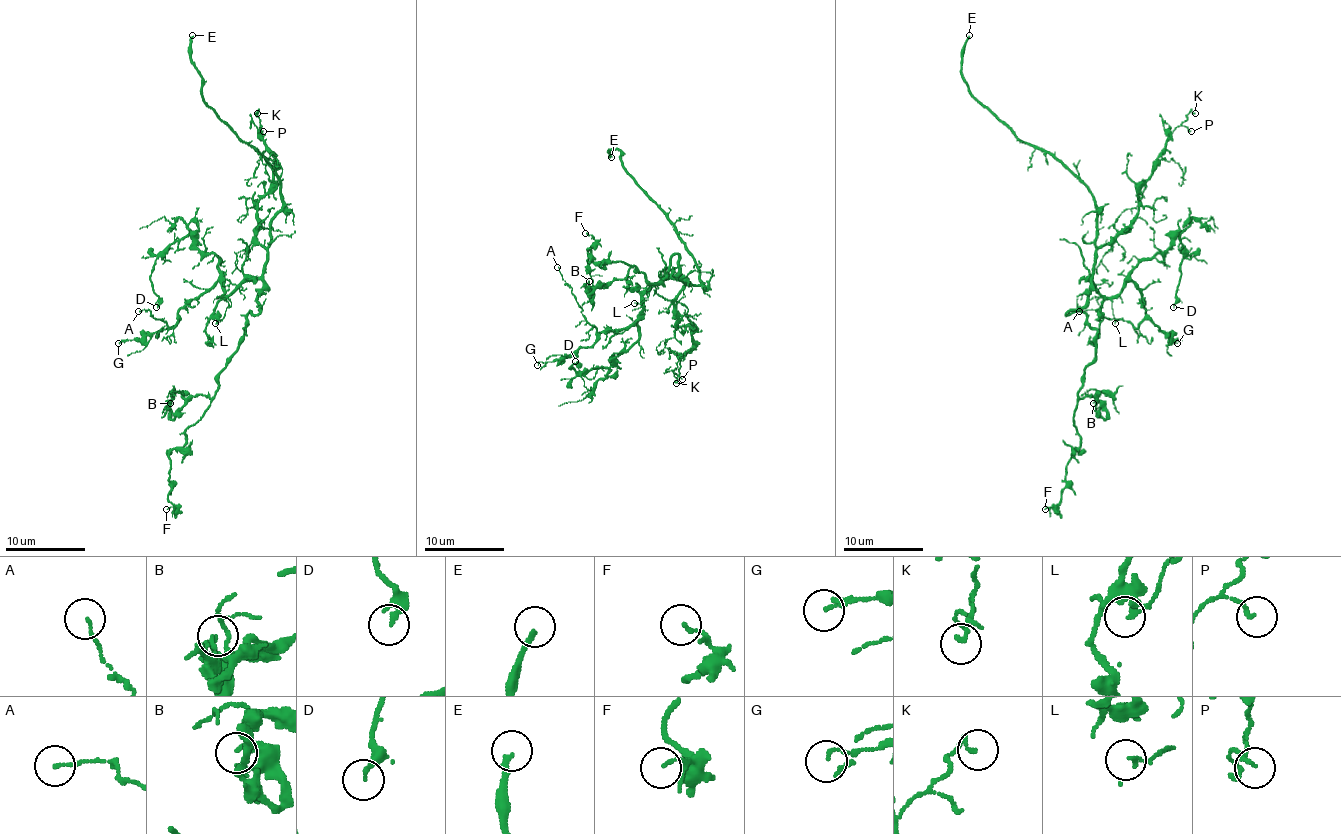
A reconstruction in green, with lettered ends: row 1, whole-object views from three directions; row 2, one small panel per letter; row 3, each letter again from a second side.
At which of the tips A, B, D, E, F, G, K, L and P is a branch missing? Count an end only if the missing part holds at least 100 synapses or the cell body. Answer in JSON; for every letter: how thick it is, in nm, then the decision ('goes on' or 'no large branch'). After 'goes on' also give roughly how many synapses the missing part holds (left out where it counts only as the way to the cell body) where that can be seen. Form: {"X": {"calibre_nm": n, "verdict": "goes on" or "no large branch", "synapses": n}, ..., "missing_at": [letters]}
{"A": {"calibre_nm": 100, "verdict": "no large branch"}, "B": {"calibre_nm": 140, "verdict": "no large branch"}, "D": {"calibre_nm": 200, "verdict": "no large branch"}, "E": {"calibre_nm": 190, "verdict": "goes on"}, "F": {"calibre_nm": 120, "verdict": "no large branch"}, "G": {"calibre_nm": 120, "verdict": "no large branch"}, "K": {"calibre_nm": 170, "verdict": "no large branch"}, "L": {"calibre_nm": 140, "verdict": "no large branch"}, "P": {"calibre_nm": 120, "verdict": "no large branch"}, "missing_at": ["E"]}

